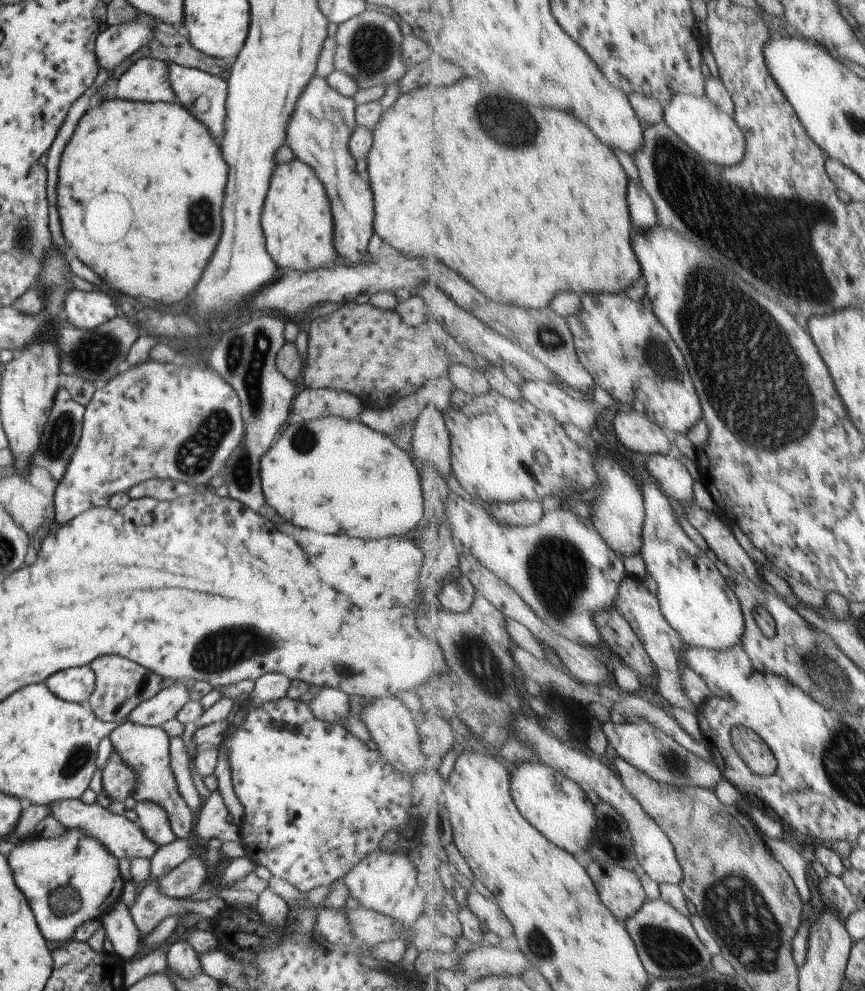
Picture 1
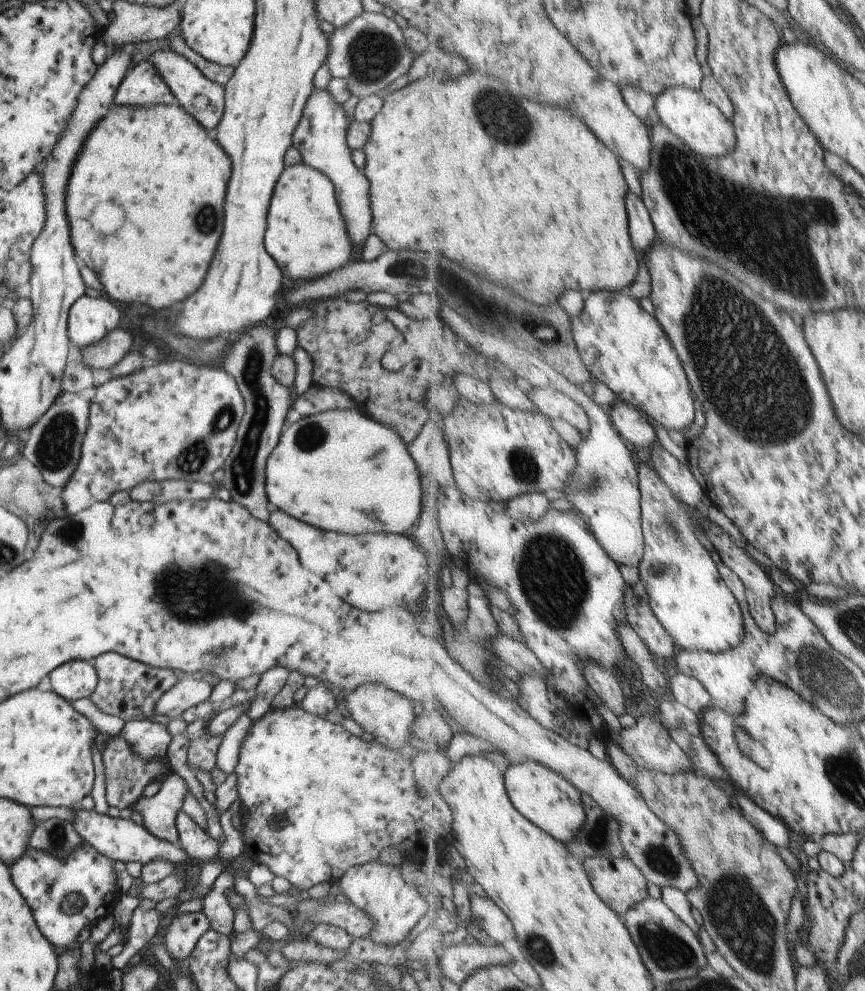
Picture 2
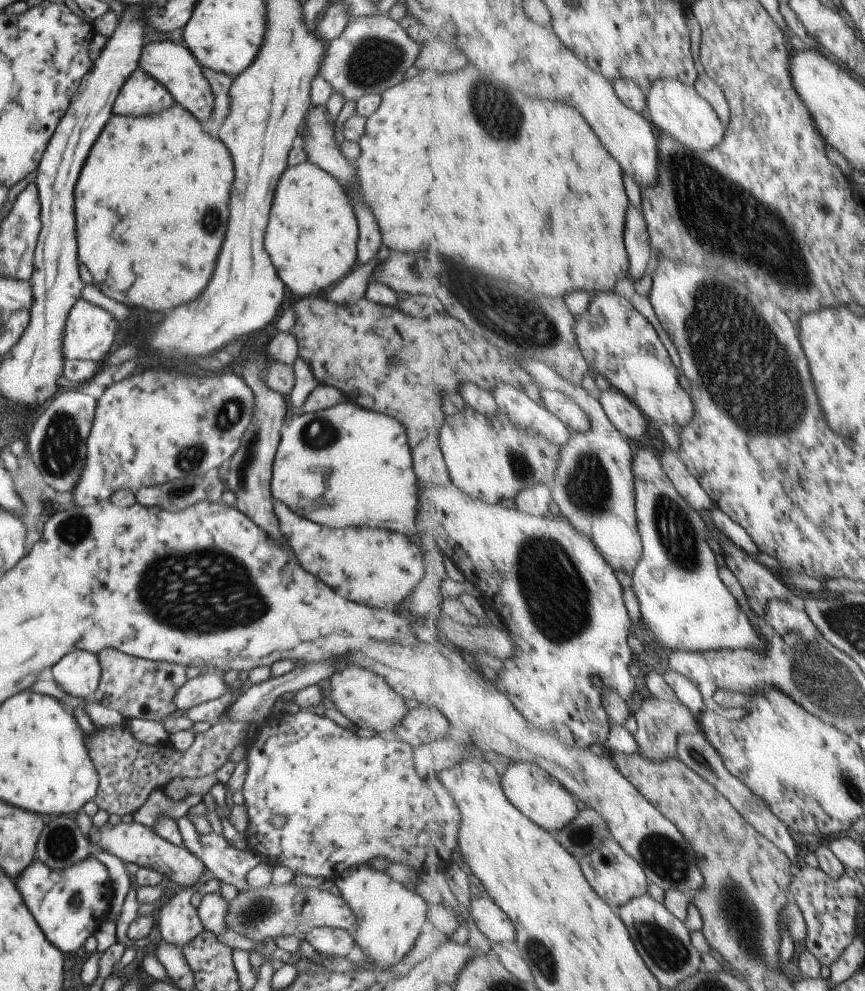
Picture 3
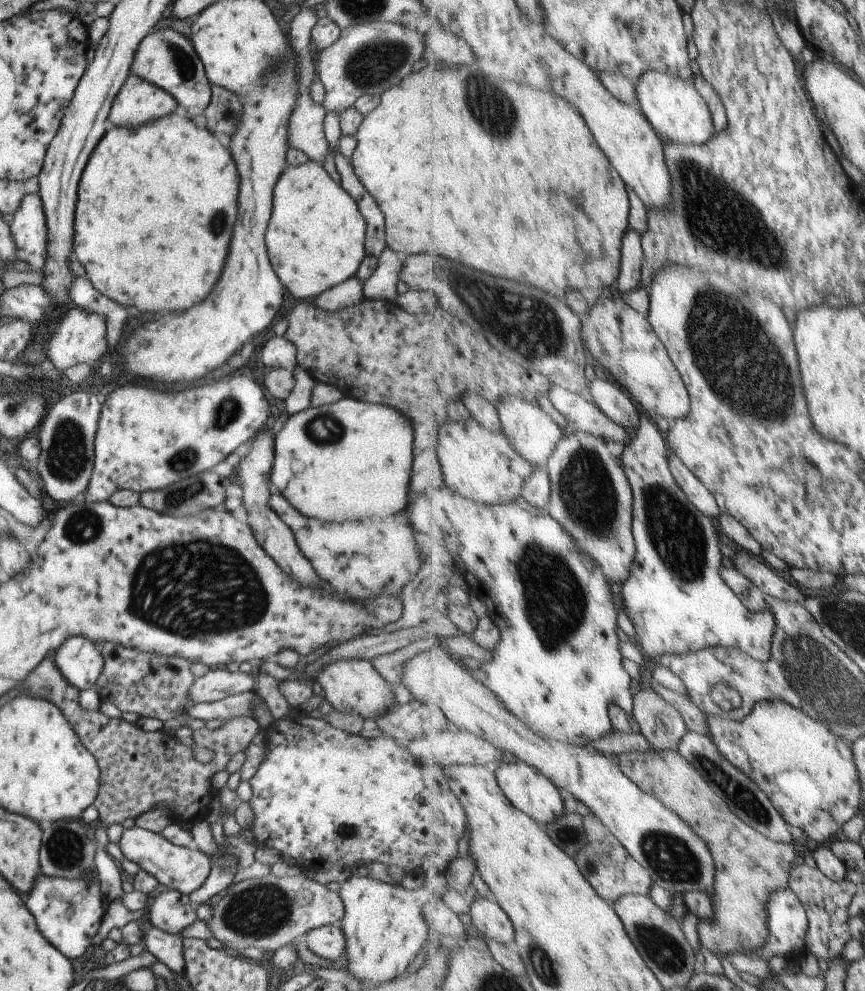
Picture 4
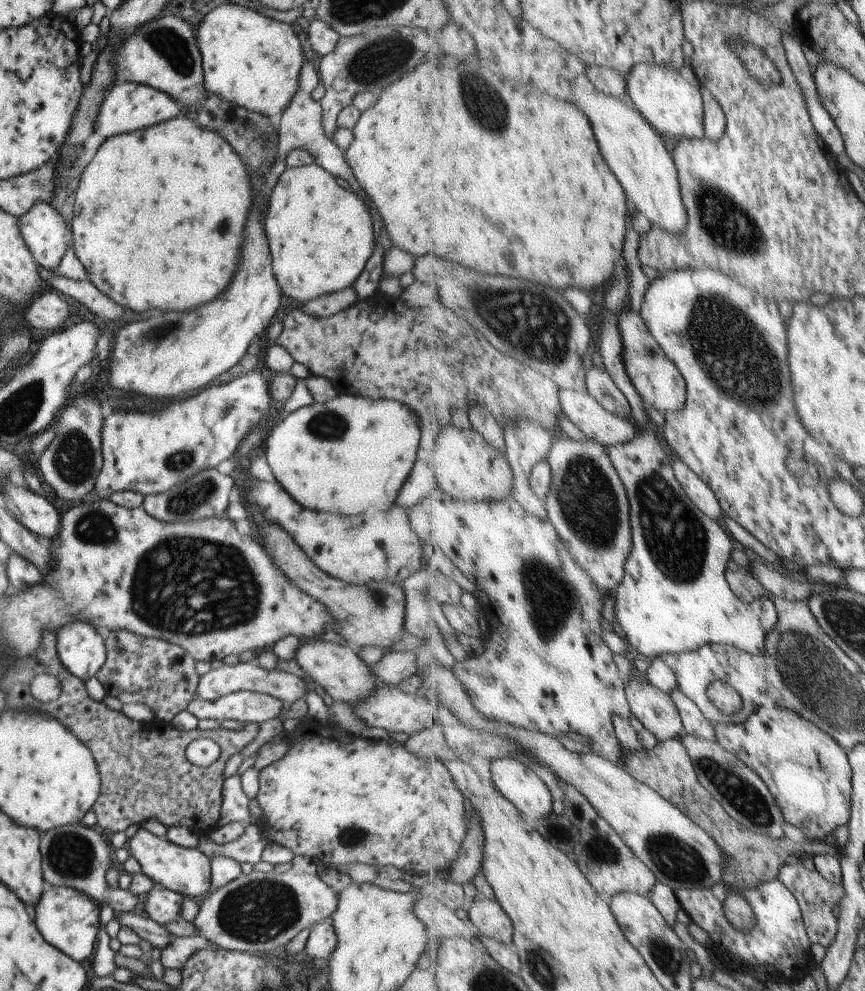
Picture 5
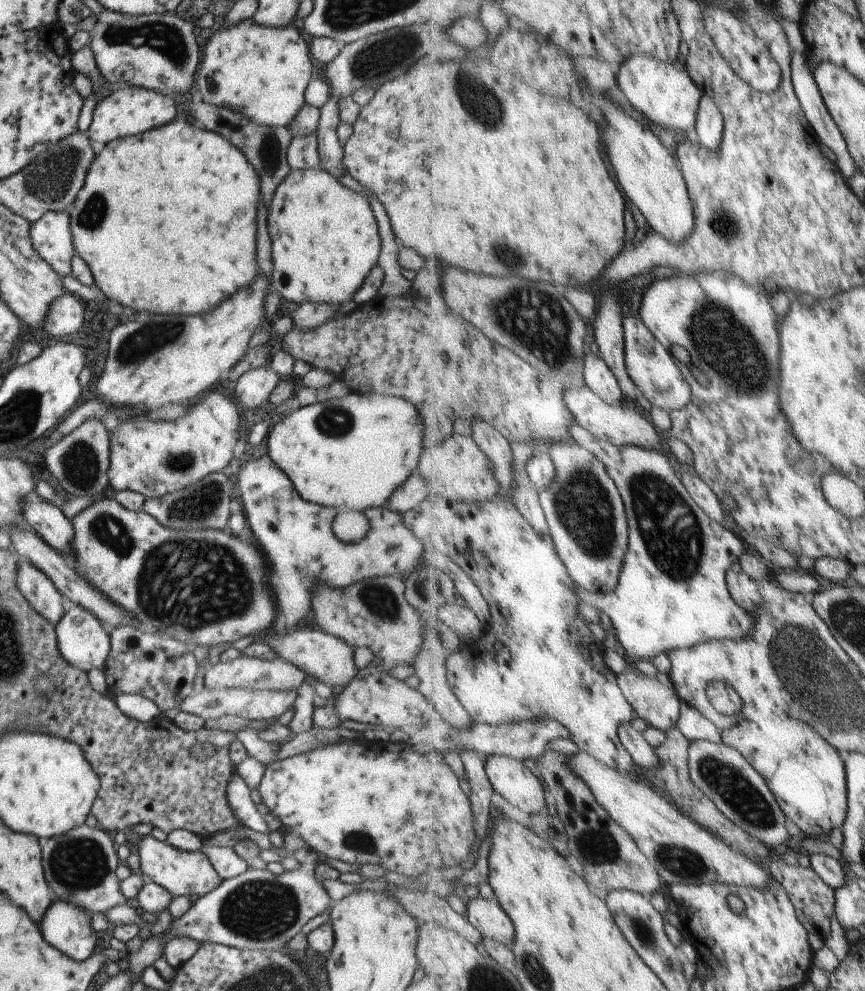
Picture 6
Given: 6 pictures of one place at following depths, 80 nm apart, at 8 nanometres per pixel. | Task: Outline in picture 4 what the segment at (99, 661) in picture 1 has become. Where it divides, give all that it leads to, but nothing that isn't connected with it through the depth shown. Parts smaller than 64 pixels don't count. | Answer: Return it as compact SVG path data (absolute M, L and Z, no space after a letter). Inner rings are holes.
M112 642L103 643L99 649L102 669L93 687L101 703L109 702L122 713L133 713L160 723L179 716L192 703L186 697L195 679L189 670L189 661L179 657L142 653Z

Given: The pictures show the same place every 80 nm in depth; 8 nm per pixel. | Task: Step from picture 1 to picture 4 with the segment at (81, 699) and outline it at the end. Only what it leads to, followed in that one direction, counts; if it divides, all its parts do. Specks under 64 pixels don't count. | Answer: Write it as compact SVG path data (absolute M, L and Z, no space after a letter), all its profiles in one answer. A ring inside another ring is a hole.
M84 637L67 638L52 656L59 674L78 691L94 686L102 669L102 656L98 646Z

